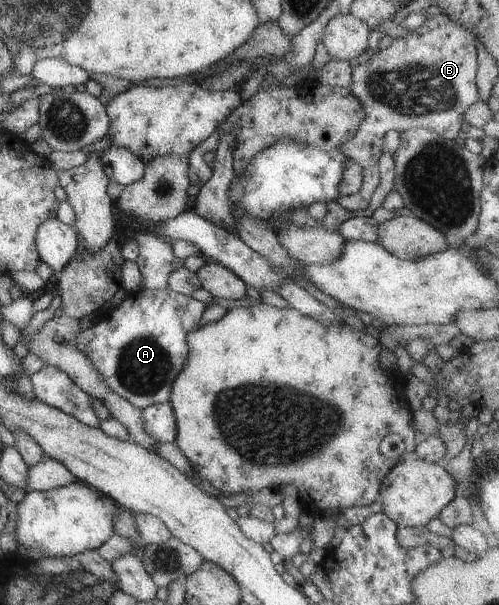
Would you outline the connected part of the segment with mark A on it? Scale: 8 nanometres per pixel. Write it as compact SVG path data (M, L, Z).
M143 289L126 294L125 299L102 318L75 336L75 349L89 359L101 375L105 387L137 409L165 403L171 385L187 356L187 333L201 327L205 304L189 296L165 289Z

